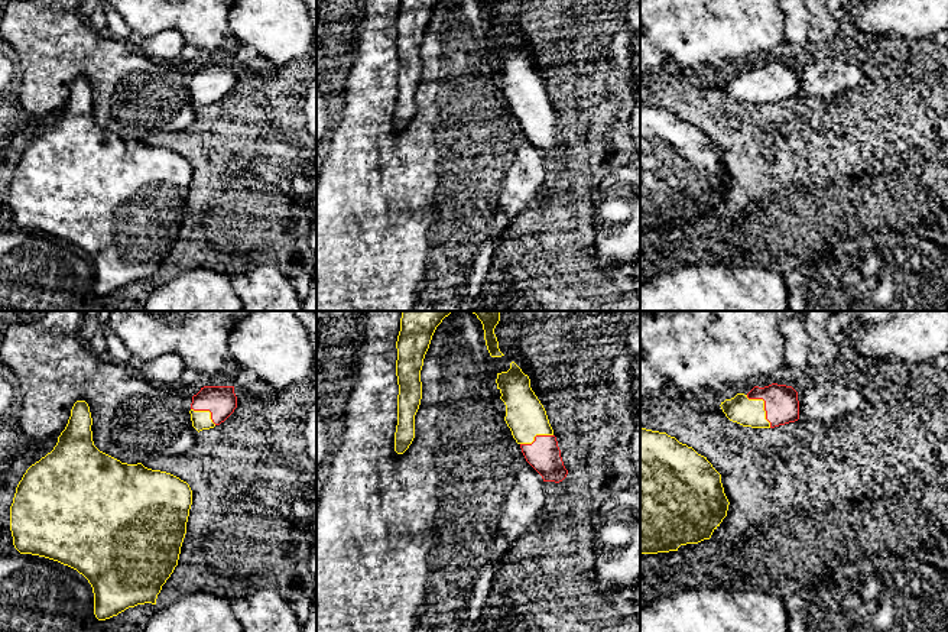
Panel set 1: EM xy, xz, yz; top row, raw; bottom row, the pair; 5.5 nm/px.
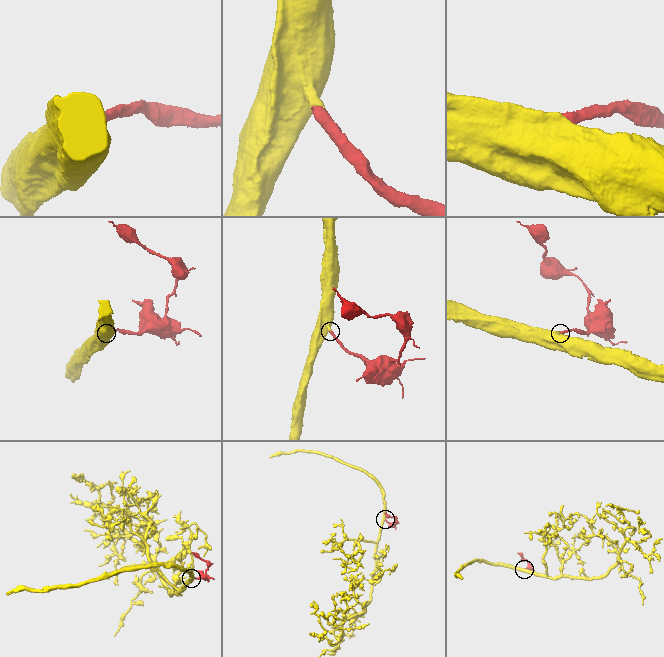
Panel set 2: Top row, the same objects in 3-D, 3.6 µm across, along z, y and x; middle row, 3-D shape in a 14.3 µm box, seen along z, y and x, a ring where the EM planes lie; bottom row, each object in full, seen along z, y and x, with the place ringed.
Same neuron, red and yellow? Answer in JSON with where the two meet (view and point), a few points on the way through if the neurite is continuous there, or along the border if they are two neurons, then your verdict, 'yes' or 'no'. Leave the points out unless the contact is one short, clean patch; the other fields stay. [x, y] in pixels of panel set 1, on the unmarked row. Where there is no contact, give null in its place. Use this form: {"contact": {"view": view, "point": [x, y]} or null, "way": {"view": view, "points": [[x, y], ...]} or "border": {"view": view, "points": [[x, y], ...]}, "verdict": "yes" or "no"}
{"contact": {"view": "yz", "point": [765, 81]}, "way": {"view": "yz", "points": [[781, 78], [765, 81], [749, 88]]}, "verdict": "yes"}

